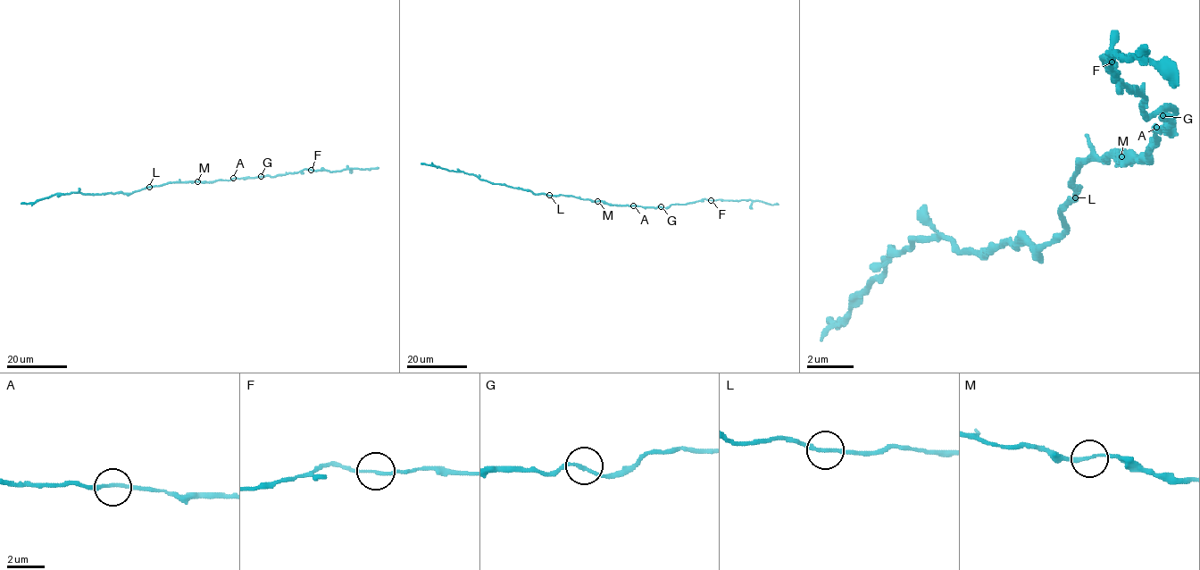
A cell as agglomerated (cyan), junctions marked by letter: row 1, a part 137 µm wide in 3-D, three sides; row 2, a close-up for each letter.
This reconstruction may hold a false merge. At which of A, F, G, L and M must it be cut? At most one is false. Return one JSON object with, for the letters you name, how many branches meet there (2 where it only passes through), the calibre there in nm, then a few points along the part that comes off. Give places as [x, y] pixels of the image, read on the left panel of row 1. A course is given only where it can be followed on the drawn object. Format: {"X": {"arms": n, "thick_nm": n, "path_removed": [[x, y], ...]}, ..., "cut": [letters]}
{"cut": []}

